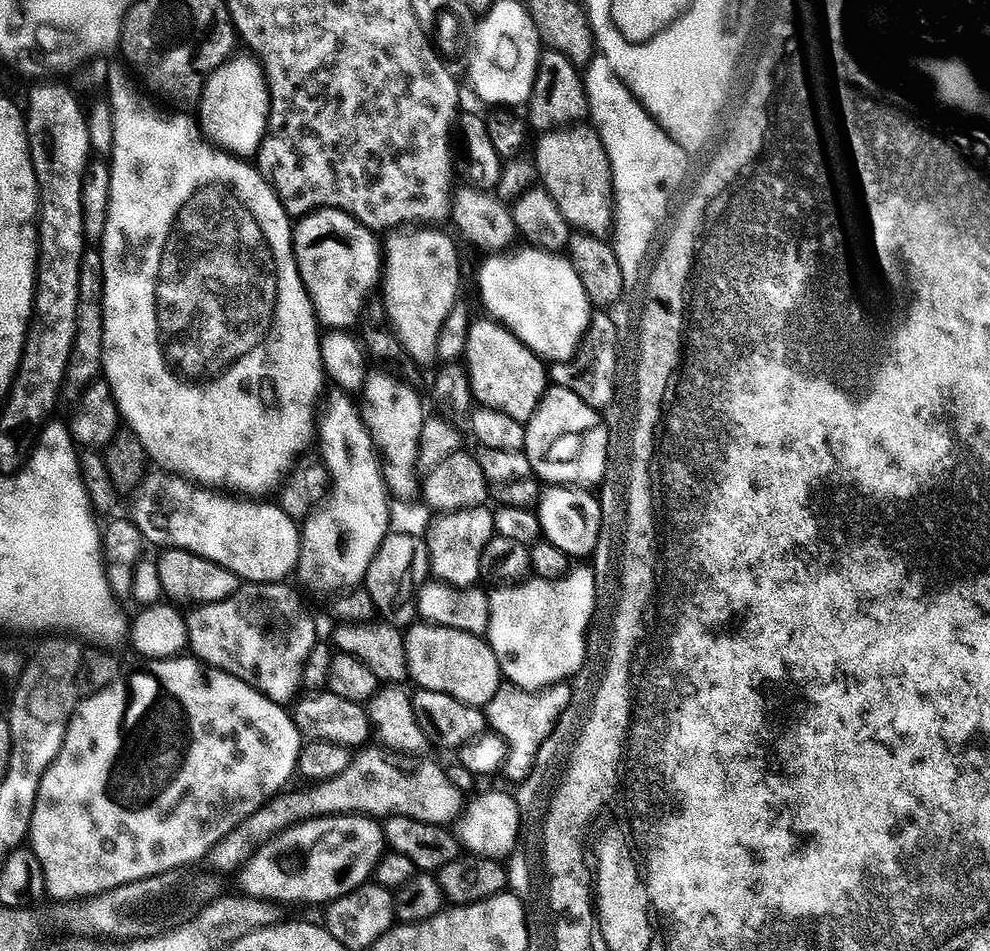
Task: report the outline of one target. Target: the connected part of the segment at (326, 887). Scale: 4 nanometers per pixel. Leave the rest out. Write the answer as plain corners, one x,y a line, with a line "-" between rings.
365,809
326,810
325,814
309,814
299,823
292,824
279,835
261,844
239,869
243,895
256,900
273,900
276,904
312,904
325,900
332,892
351,883
365,871
369,856
378,843
376,816

